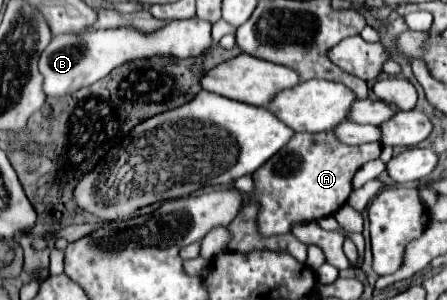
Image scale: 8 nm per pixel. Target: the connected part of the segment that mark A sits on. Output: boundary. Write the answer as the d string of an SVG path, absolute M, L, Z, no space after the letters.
M332 132L294 134L292 140L276 152L276 156L272 156L272 160L254 172L254 202L260 208L260 232L264 236L286 234L296 222L320 220L322 216L330 216L340 210L352 192L352 176L360 170L360 166L376 160L380 150L382 146L378 142L360 146L342 144Z

